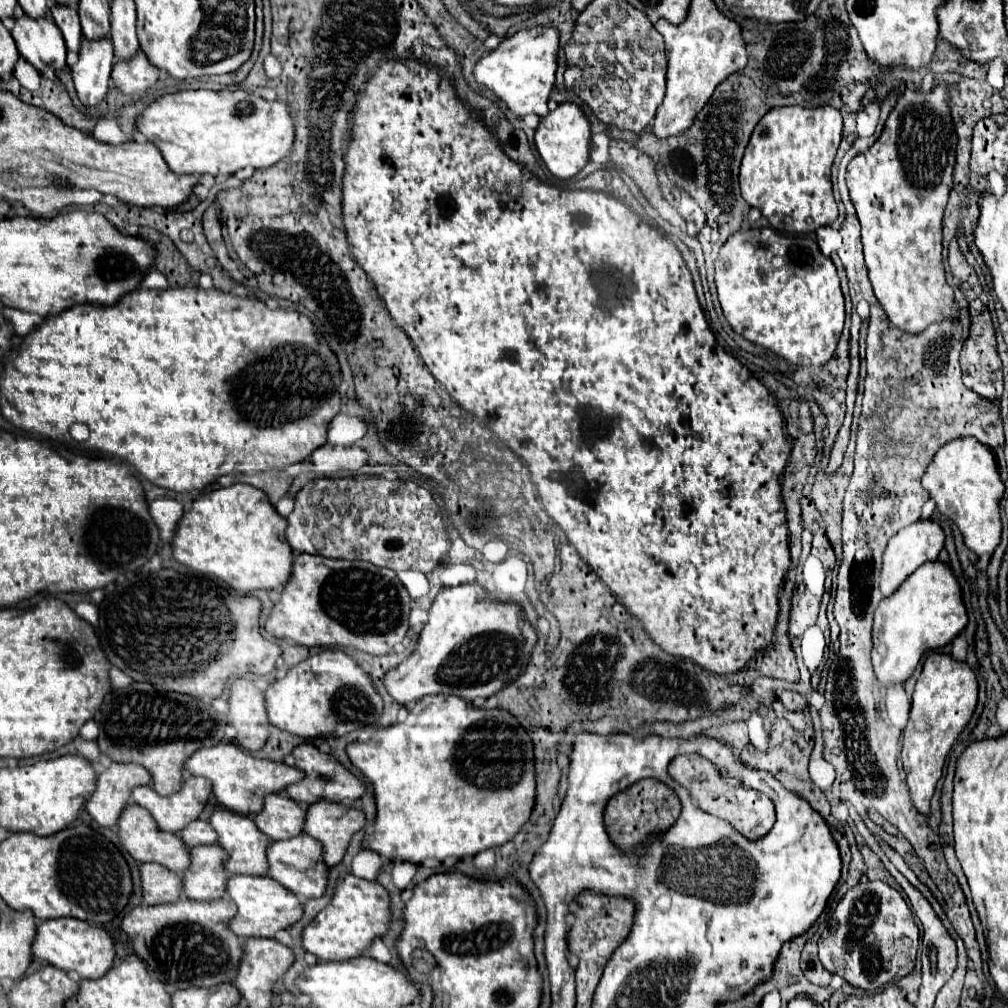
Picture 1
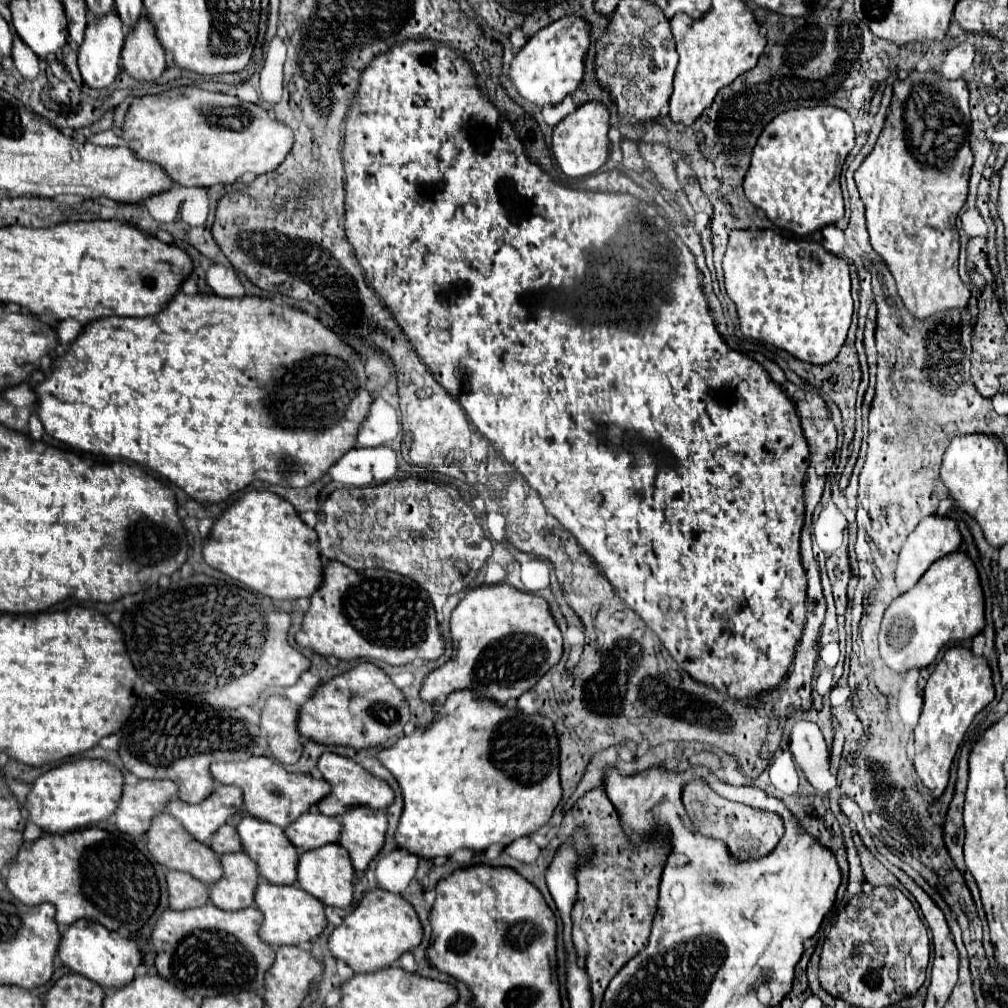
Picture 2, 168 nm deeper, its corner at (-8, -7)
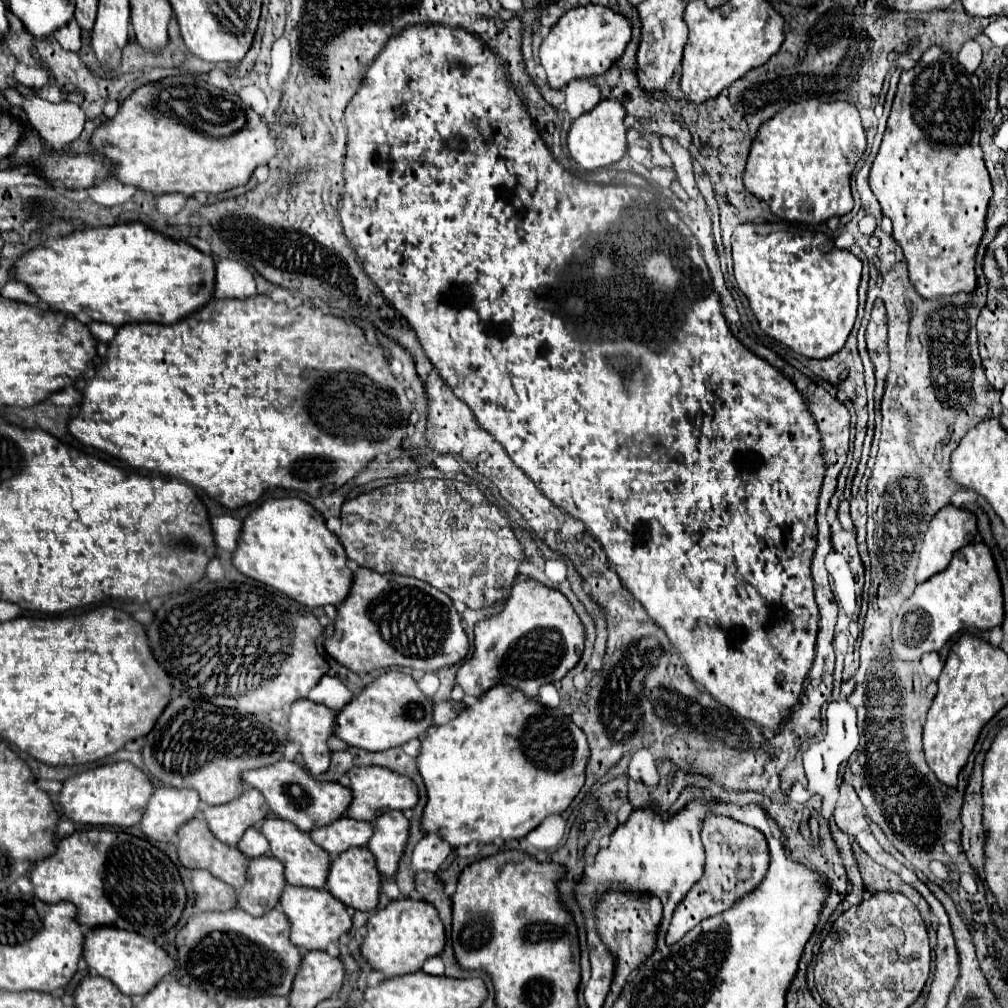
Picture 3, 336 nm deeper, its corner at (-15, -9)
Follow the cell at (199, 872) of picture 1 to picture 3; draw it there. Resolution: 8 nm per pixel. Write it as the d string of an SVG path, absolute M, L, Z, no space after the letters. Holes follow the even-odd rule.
M272 855L252 859L248 865L246 885L238 893L238 907L260 917L278 905L284 887L284 863Z

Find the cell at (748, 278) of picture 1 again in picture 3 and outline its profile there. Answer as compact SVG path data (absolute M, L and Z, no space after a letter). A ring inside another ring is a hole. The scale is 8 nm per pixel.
M774 221L760 225L738 225L732 233L732 259L736 283L748 297L750 307L764 333L784 343L792 351L814 359L830 357L844 347L852 331L858 307L856 291L860 283L862 261L856 255L852 255L848 249L838 249L834 245L834 239L824 231L804 231L802 227Z

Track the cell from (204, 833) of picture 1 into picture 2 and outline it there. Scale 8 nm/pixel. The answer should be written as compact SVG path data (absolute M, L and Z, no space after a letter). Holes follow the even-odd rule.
M223 825L211 839L209 839L209 847L213 849L213 853L223 855L223 853L233 853L233 851L241 851L241 841L237 837L237 829L233 825Z

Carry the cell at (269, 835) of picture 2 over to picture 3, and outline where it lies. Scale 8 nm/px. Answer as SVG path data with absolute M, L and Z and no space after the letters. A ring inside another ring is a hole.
M266 819L262 825L262 833L270 841L272 855L286 865L286 881L290 885L314 887L314 889L322 889L326 885L326 877L328 877L332 859L322 847L318 847L312 841L312 837L308 833L300 831L296 825L292 825L290 821L282 821L282 819Z

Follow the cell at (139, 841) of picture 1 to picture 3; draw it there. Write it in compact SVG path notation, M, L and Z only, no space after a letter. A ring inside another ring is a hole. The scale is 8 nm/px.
M194 817L192 821L188 821L186 825L180 827L176 847L178 847L178 857L180 857L184 867L188 867L188 869L206 869L212 875L216 875L218 879L222 879L224 883L232 885L236 891L246 883L246 869L248 869L250 859L244 857L238 851L238 847L230 847L230 845L224 845L222 841L218 841L212 835L208 823L204 823L202 817Z

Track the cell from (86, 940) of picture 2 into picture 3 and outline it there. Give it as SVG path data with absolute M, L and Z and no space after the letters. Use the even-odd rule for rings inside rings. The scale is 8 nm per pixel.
M100 927L88 931L84 941L84 959L88 963L90 973L110 979L124 995L130 997L146 995L164 975L168 975L176 967L174 959L168 957L168 953L160 945L134 931L124 931L118 927Z

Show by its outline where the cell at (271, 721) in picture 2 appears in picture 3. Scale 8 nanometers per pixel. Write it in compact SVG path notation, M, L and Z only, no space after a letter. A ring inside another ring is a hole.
M298 699L296 703L292 703L290 707L290 717L288 717L288 723L290 723L290 739L292 741L298 741L302 745L302 757L304 757L304 763L306 767L310 769L312 775L322 775L328 771L330 767L330 755L332 755L332 749L328 747L328 739L334 735L334 723L336 723L336 715L338 711L334 709L328 709L324 705L318 705L310 699Z

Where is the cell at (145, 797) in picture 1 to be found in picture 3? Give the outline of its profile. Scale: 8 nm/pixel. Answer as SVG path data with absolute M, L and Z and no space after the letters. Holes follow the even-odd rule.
M246 789L238 799L226 805L206 807L202 815L208 821L210 831L222 843L236 845L248 827L264 821L270 815L270 807L258 789Z

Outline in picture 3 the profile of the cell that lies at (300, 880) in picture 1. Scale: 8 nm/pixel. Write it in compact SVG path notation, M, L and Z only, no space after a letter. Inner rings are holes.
M356 847L344 851L340 857L332 861L326 889L336 895L342 903L358 911L372 911L378 907L380 899L380 871L376 867L376 857L366 847Z

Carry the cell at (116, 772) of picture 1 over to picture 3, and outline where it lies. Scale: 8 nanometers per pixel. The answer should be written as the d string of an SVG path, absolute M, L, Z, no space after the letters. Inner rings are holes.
M160 787L154 791L140 827L154 841L174 841L180 825L194 819L198 811L200 797L196 791Z

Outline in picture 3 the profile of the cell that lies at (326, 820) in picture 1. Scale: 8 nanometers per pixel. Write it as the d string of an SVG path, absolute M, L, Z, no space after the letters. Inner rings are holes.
M386 811L380 815L374 825L374 835L368 843L368 849L378 859L378 869L386 877L394 877L398 871L398 863L408 845L410 821L402 811Z

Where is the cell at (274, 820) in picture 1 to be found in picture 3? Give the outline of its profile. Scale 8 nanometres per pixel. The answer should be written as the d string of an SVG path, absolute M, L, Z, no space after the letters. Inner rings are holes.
M342 817L330 827L320 827L310 833L312 841L316 841L322 849L332 853L332 857L352 849L352 847L366 847L368 839L372 837L374 827L368 821L356 821L350 817Z

